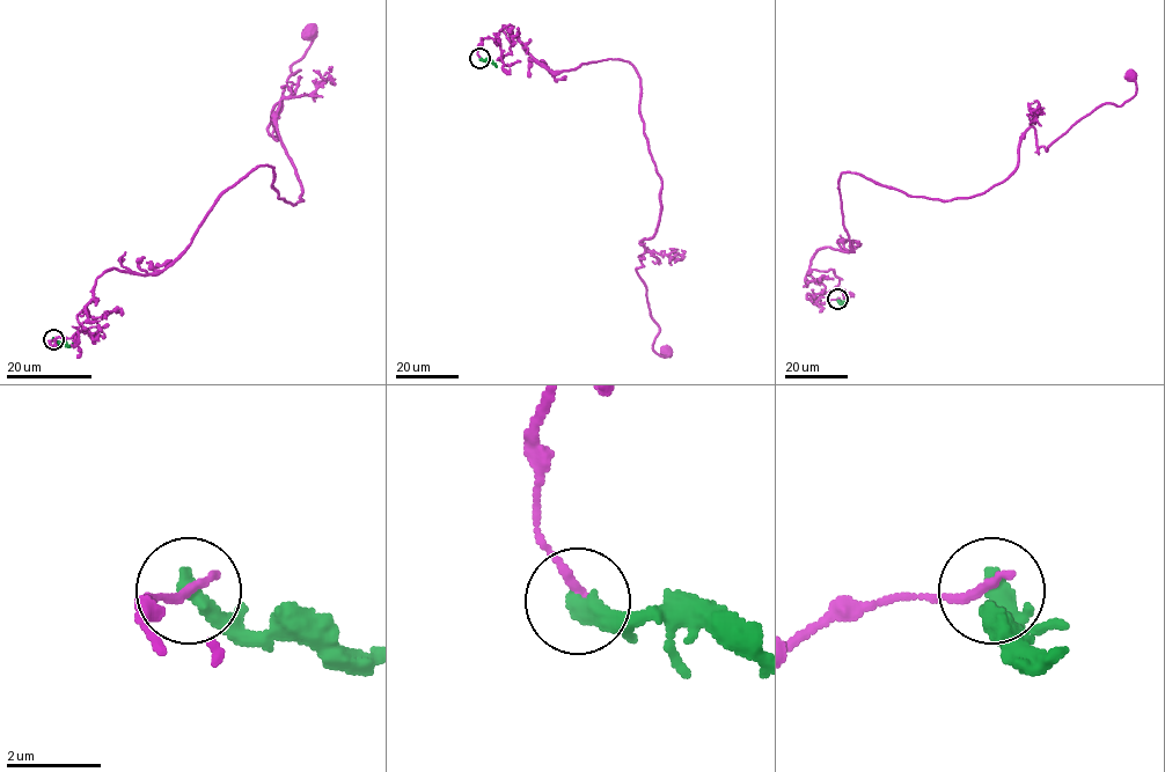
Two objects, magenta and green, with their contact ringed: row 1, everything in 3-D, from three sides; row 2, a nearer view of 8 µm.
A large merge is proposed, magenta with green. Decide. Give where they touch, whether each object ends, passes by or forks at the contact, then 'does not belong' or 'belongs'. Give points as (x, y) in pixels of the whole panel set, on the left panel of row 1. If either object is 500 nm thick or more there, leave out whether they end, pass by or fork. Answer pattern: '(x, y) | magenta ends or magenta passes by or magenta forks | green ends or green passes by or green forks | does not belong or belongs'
(53, 339) | magenta ends | green ends | does not belong

